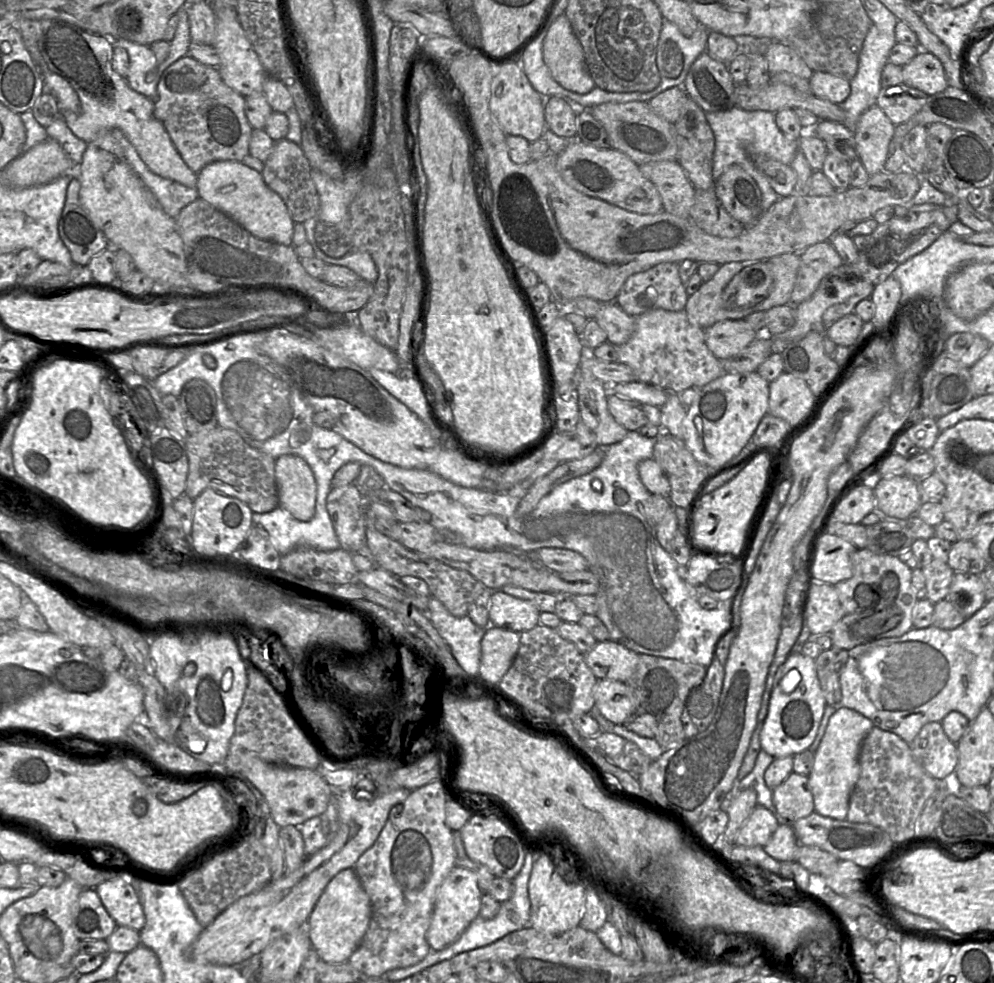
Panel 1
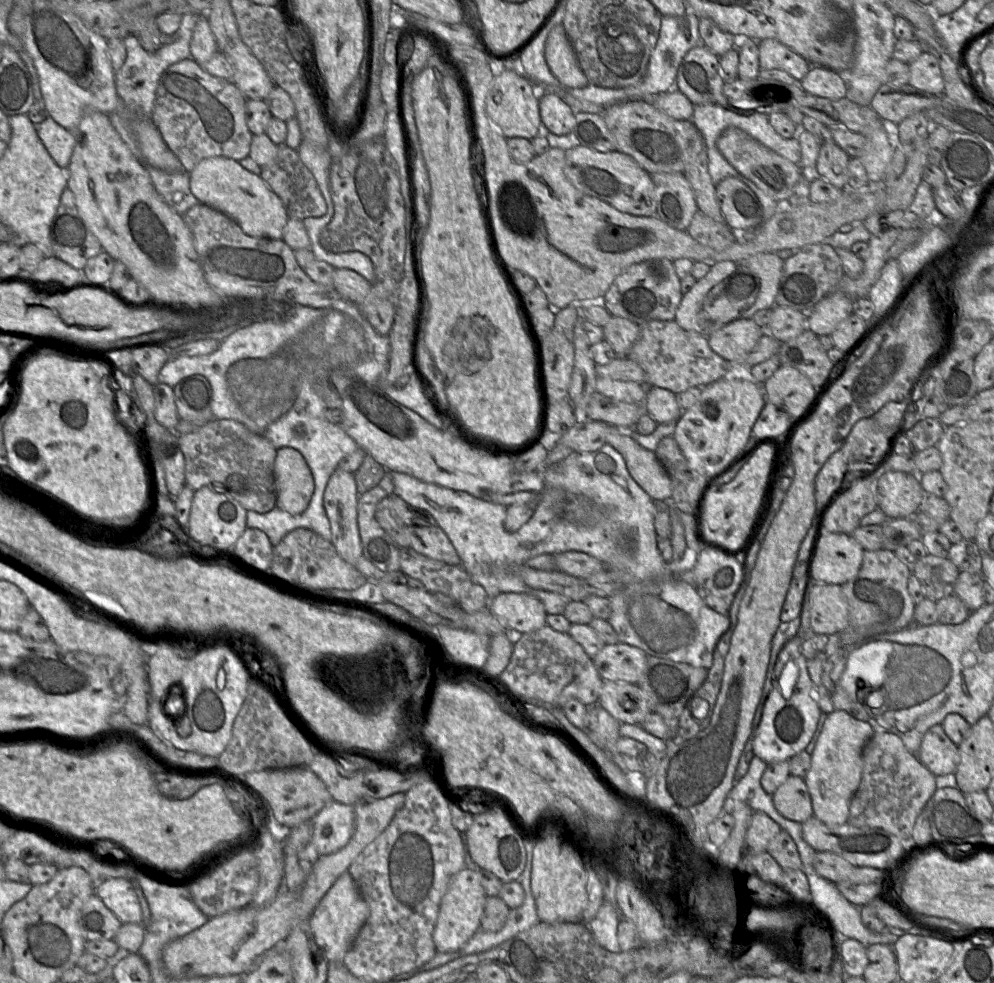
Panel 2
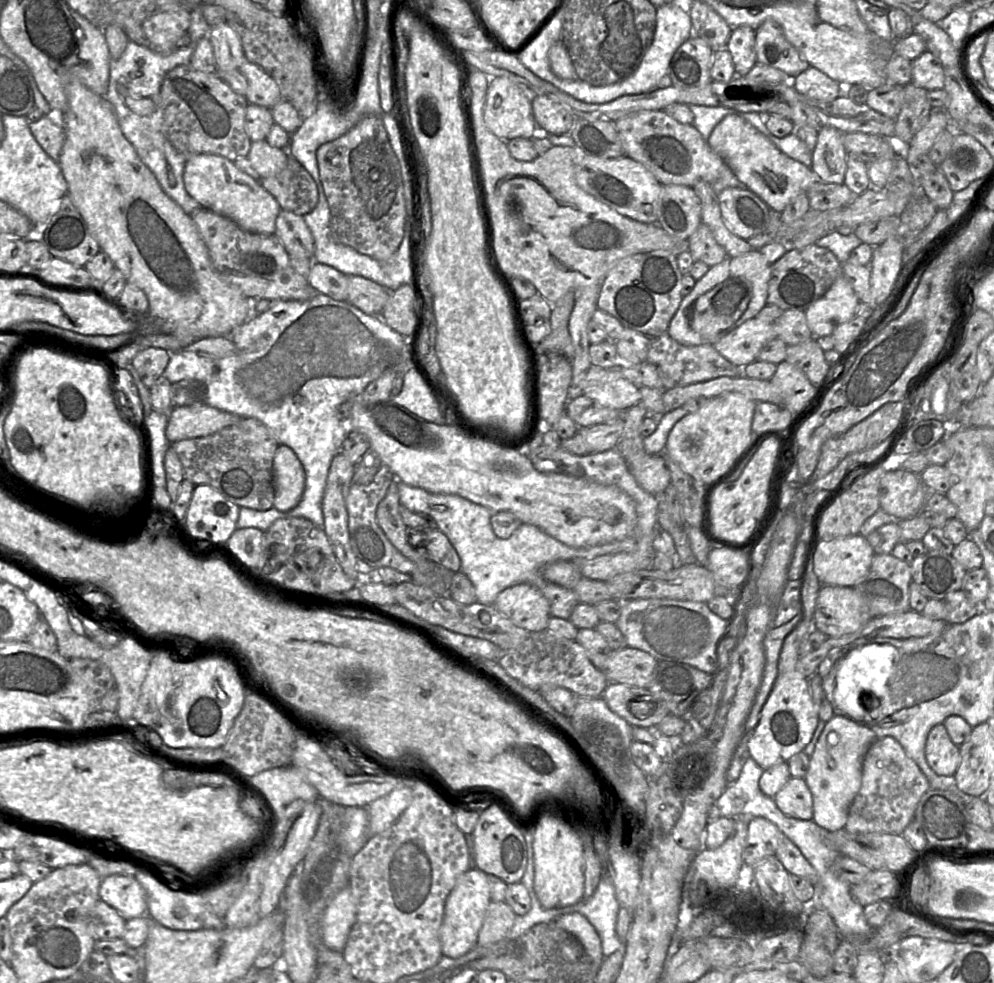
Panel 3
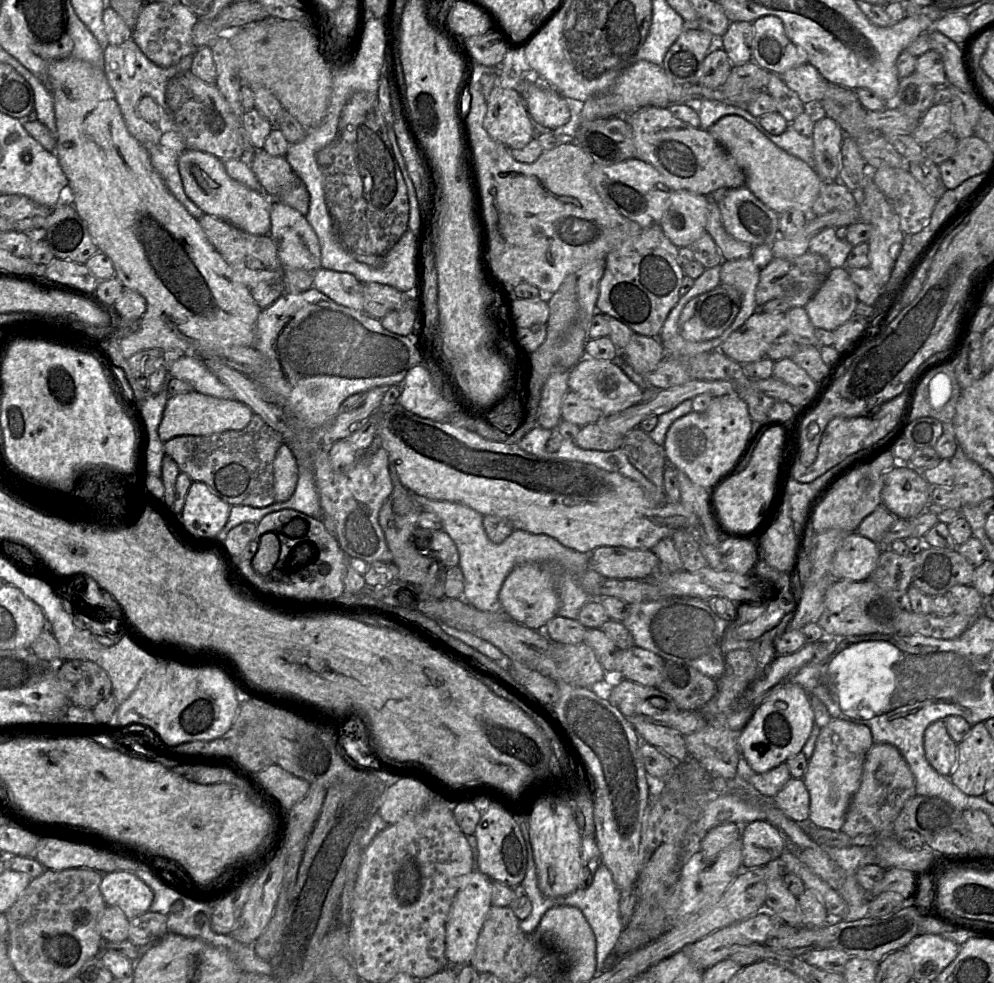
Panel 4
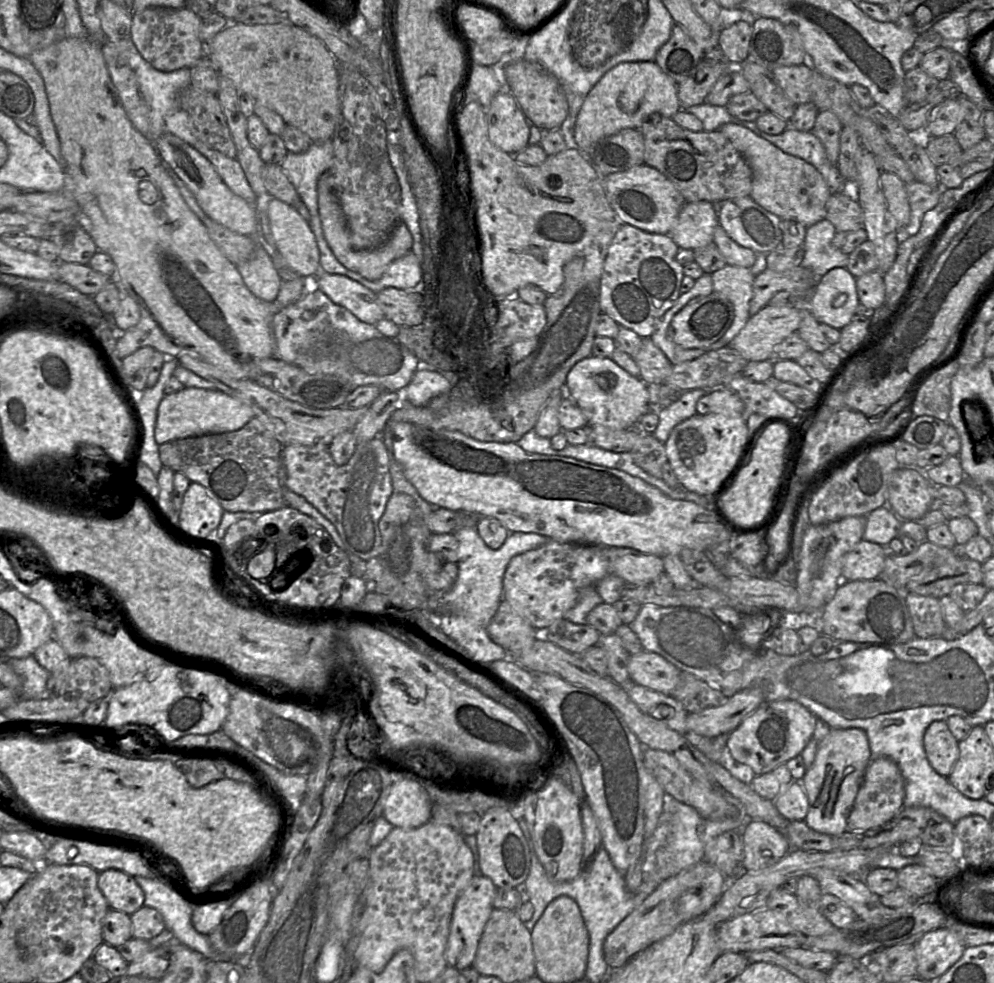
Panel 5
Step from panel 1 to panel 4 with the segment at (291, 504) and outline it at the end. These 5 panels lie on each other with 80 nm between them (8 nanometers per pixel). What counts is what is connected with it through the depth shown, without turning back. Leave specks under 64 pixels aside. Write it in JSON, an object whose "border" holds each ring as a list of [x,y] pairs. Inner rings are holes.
{"border":[[[282,443],[276,453],[273,462],[273,476],[275,501],[287,501],[295,492],[299,478],[299,469],[297,460],[286,443]]]}

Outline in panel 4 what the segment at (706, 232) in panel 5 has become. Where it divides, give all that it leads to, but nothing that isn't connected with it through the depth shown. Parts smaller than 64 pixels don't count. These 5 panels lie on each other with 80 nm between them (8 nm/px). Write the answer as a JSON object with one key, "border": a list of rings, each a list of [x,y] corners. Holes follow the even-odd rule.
{"border":[[[674,190],[667,202],[660,226],[677,247],[689,247],[707,232],[709,198],[687,190]]]}

